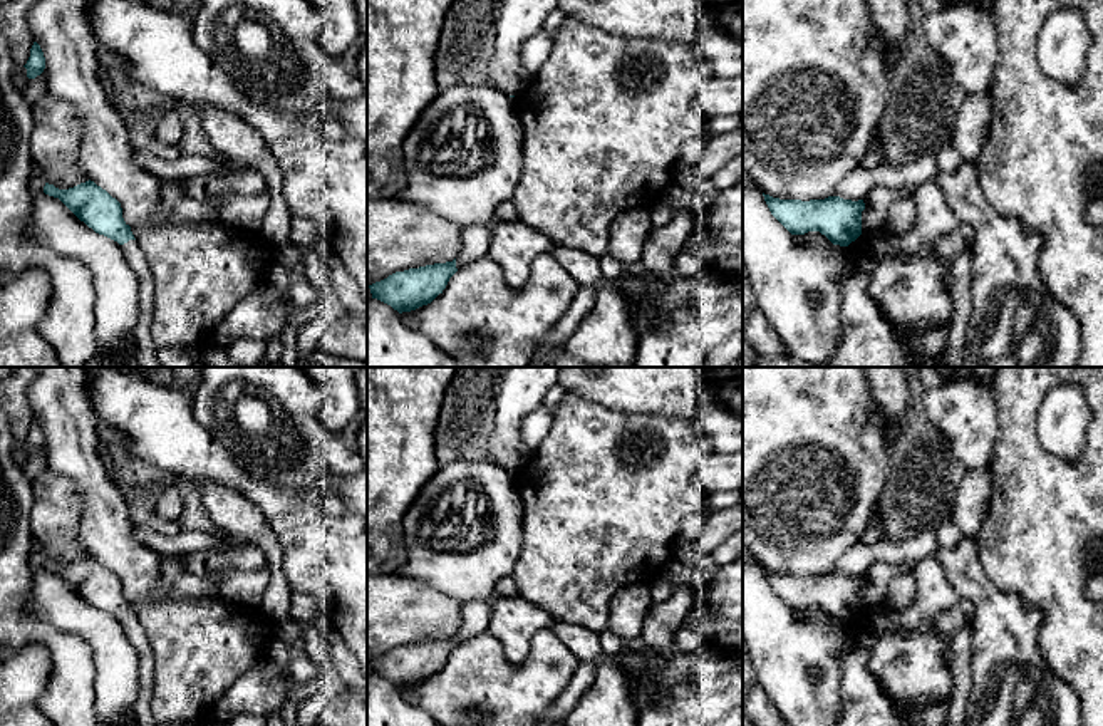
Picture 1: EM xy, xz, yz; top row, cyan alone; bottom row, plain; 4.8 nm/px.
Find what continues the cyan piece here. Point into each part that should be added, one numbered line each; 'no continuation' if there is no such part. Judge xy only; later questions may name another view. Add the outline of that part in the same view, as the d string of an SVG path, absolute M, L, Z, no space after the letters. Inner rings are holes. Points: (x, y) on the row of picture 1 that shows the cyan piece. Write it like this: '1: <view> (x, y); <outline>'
1: xy (146, 351); M129 240L127 243L124 243L122 250L131 268L139 278L139 320L134 332L137 345L137 366L159 367L159 362L156 359L158 349L149 335L154 295L153 273L136 240Z

